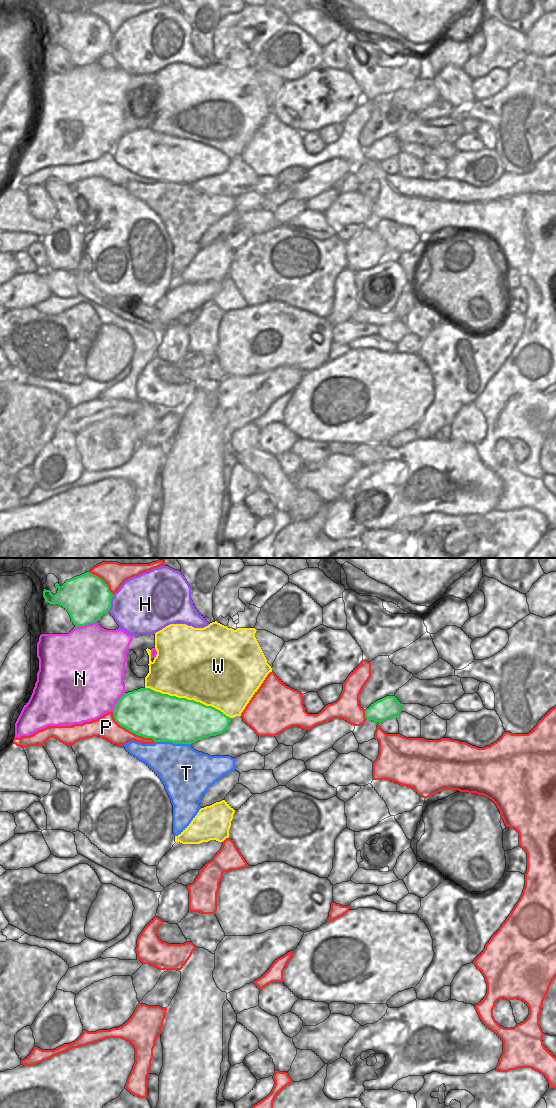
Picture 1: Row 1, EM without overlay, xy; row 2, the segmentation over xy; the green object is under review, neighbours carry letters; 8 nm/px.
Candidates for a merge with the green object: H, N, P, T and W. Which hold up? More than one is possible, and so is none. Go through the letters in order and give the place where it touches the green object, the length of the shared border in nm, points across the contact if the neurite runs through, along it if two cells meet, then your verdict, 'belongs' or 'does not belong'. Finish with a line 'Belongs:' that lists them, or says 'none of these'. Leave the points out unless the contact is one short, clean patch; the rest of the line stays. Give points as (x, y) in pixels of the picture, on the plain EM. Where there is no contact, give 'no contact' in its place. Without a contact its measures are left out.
H: meets green in xy at (110, 43); contact 150 nm long; does not belong
N: meets green in xy at (85, 65); contact 180 nm long; does not belong
P: meets green in xy at (131, 171); contact 420 nm long; does not belong
T: meets green in xy at (173, 182); contact 280 nm long; does not belong
W: meets green in xy at (187, 139); contact 750 nm long; does not belong
Belongs: none of these

